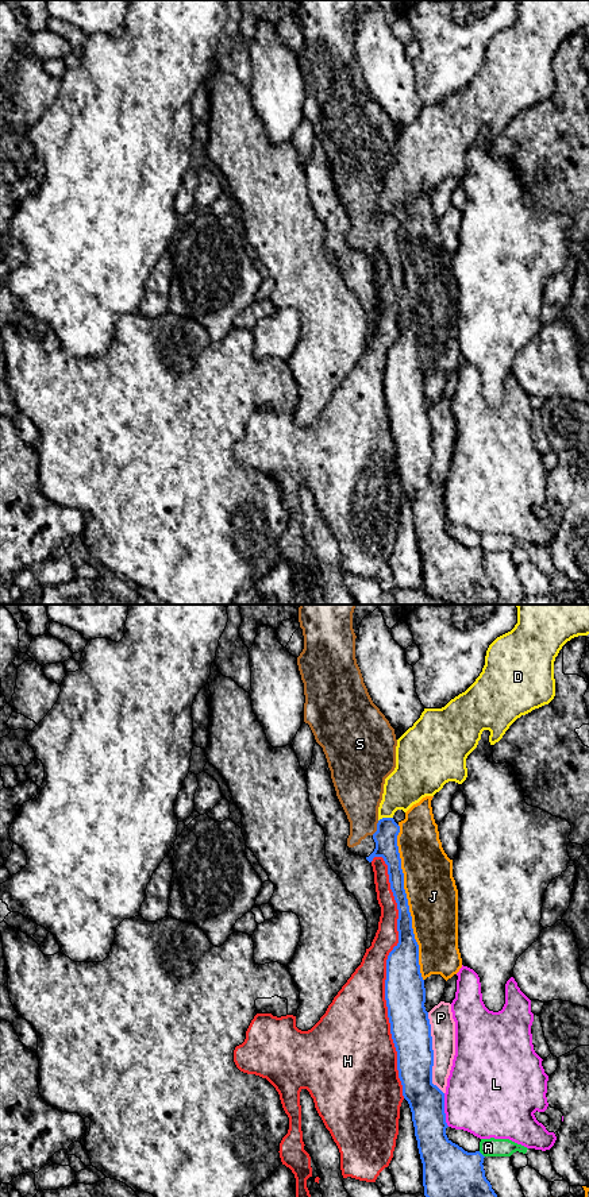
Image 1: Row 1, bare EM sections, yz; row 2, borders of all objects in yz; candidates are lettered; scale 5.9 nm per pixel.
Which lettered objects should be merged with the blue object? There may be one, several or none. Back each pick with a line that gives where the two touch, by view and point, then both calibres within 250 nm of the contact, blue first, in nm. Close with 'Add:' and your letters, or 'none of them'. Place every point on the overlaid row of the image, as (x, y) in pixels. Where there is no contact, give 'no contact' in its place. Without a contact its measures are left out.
S: yz (377, 827) | 140/280 nm
Add: S

